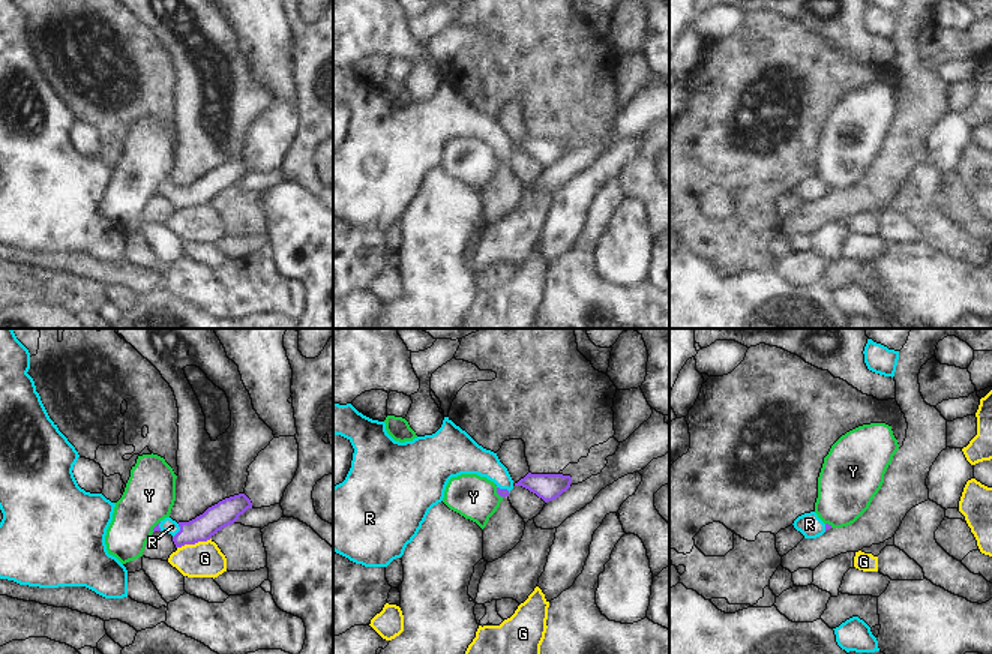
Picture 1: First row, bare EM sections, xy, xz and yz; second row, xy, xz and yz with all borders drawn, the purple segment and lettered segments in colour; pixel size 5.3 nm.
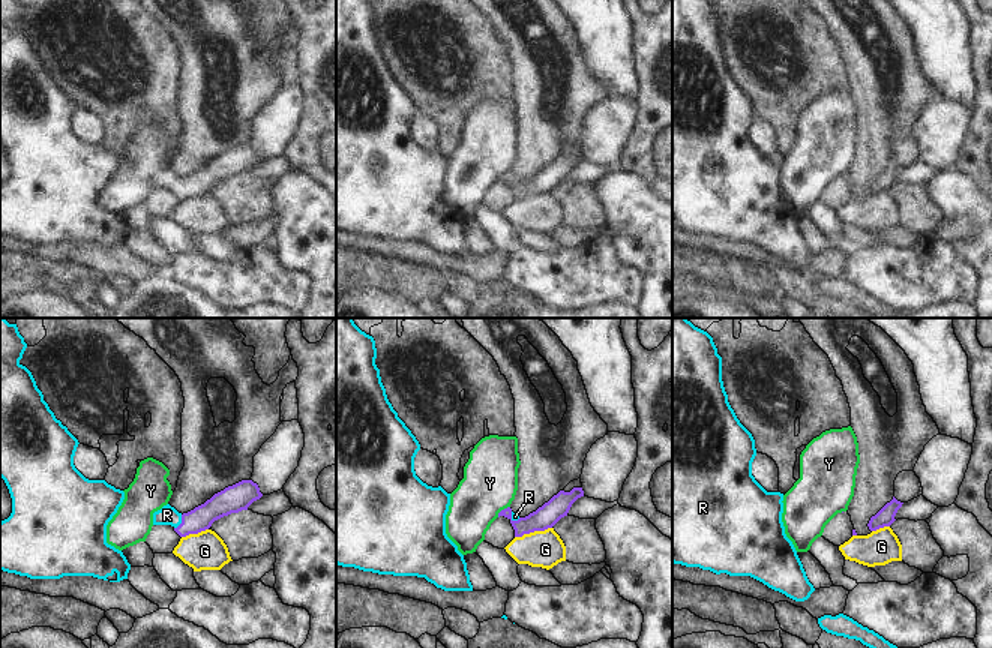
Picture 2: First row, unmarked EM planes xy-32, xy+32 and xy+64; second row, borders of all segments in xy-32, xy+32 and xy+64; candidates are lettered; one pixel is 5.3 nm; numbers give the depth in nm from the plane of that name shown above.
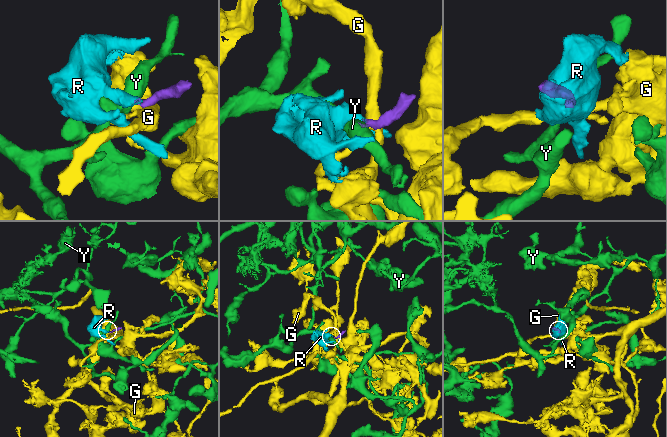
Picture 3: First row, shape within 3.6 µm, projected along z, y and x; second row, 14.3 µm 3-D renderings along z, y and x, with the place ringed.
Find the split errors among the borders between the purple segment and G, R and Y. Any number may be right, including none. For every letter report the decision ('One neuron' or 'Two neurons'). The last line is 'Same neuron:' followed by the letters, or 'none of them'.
G: Two neurons
R: One neuron
Y: Two neurons
Same neuron: R

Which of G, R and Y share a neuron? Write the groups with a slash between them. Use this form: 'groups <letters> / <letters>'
groups G / R / Y

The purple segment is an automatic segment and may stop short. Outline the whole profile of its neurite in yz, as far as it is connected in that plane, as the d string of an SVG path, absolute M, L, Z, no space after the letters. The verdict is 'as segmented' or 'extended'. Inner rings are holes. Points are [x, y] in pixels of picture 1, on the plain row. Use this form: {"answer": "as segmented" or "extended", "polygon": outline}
{"answer": "extended", "polygon": "M815 176L798 180L792 189L804 202L816 202L831 192L831 189L824 188Z"}

